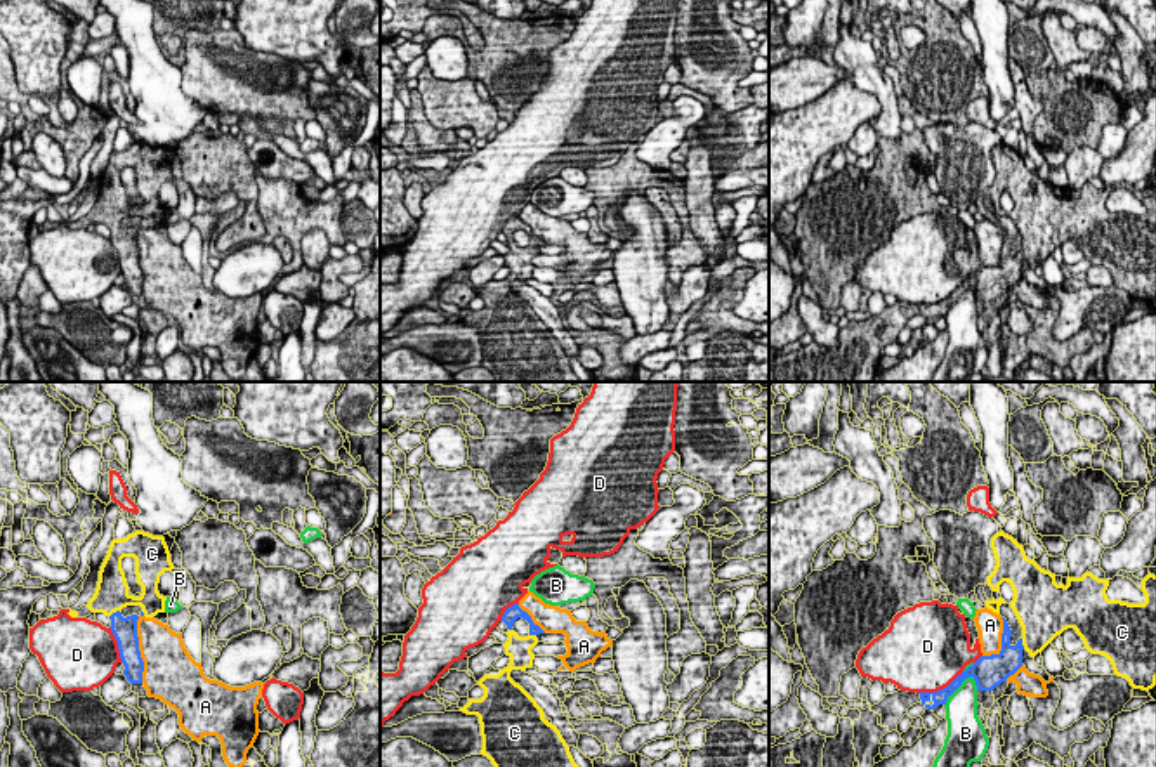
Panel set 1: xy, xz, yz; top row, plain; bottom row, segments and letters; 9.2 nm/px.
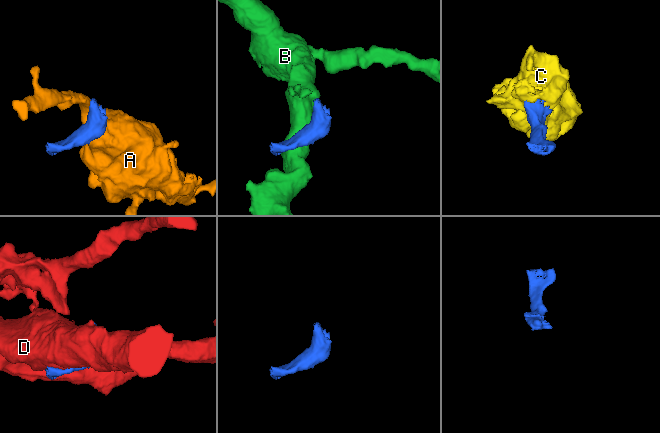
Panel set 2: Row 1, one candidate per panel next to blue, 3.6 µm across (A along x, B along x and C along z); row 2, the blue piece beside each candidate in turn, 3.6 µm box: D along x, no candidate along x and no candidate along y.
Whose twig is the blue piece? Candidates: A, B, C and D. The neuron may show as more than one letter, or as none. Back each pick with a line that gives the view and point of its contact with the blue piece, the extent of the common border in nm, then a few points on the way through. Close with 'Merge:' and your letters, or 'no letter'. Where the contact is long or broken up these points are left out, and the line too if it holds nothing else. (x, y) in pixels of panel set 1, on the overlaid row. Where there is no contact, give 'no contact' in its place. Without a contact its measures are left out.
C: meets blue in xy at (113, 613); contact 120 nm long
Merge: C

